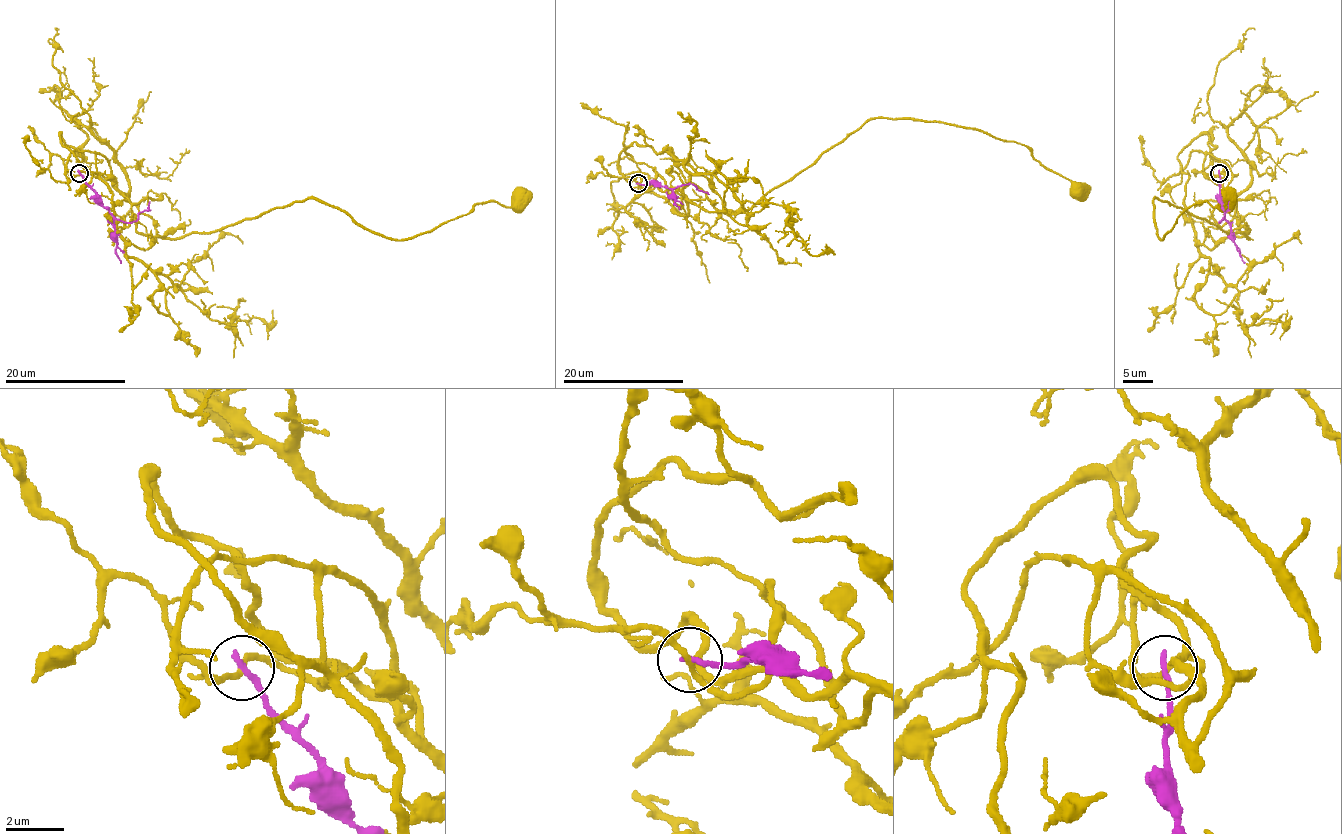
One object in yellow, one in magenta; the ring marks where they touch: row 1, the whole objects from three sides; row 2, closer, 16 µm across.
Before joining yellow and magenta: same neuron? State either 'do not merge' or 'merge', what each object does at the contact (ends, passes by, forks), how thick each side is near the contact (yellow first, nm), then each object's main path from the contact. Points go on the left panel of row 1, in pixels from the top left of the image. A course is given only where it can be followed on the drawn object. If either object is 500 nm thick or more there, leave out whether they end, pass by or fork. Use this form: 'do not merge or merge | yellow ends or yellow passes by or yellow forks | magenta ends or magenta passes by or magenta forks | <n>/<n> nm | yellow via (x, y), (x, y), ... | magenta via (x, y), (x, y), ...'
do not merge | yellow passes by | magenta ends | 190/240 nm | yellow via (80, 173), (111, 182), (151, 238), (209, 233), (313, 199), (389, 238), (414, 238), (476, 203), (520, 202) | magenta via (80, 173), (113, 217), (116, 256), (120, 263)

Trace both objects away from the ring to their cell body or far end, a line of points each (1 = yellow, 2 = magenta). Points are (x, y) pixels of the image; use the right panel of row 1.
1: (1219, 173), (1237, 205), (1238, 229), (1249, 238), (1154, 199), (1158, 238), (1194, 203), (1222, 202)
2: (1219, 173), (1219, 202), (1231, 229), (1232, 242), (1244, 263)

